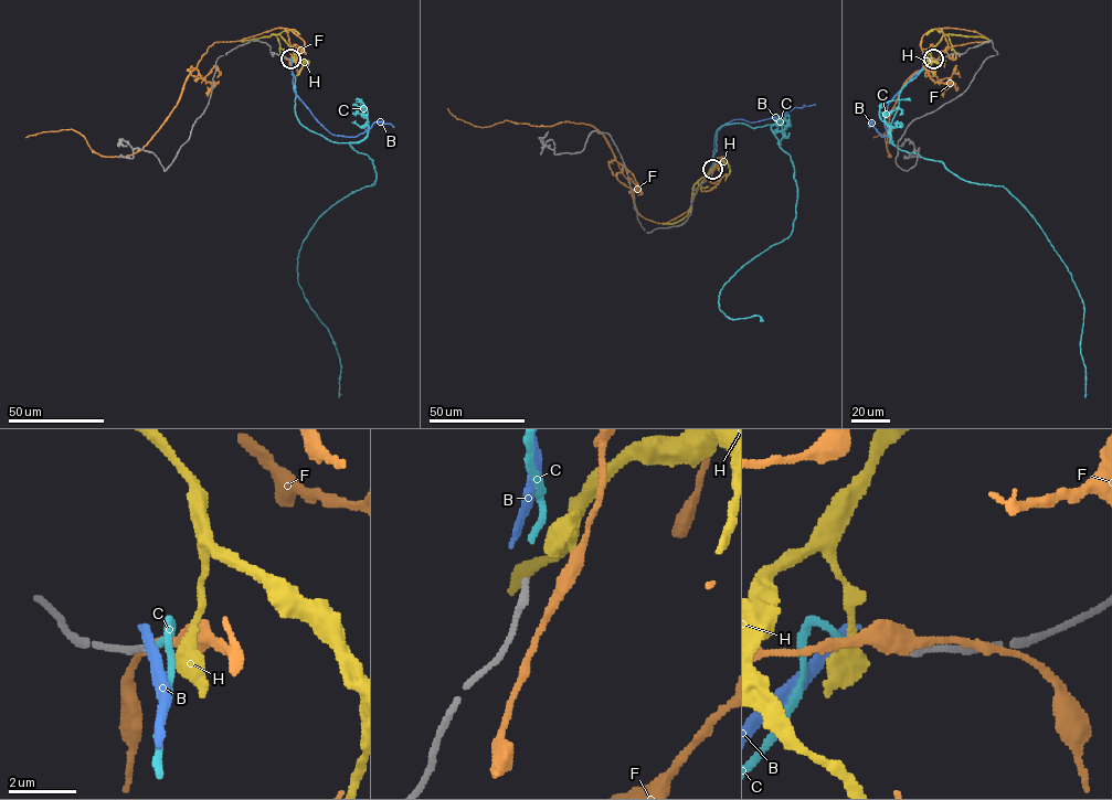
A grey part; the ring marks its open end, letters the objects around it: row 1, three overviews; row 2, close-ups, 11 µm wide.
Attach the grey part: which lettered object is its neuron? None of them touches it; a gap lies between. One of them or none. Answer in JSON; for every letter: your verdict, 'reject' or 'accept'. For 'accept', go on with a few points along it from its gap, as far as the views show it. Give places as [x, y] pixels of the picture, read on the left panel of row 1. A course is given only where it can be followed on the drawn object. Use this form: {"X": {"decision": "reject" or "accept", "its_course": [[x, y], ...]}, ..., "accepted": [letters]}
{"B": {"decision": "reject"}, "C": {"decision": "accept", "its_course": [[292, 59], [298, 120], [366, 153], [377, 180], [326, 210], [297, 257], [297, 283], [340, 360], [338, 397]]}, "F": {"decision": "reject"}, "H": {"decision": "reject"}, "accepted": ["C"]}

